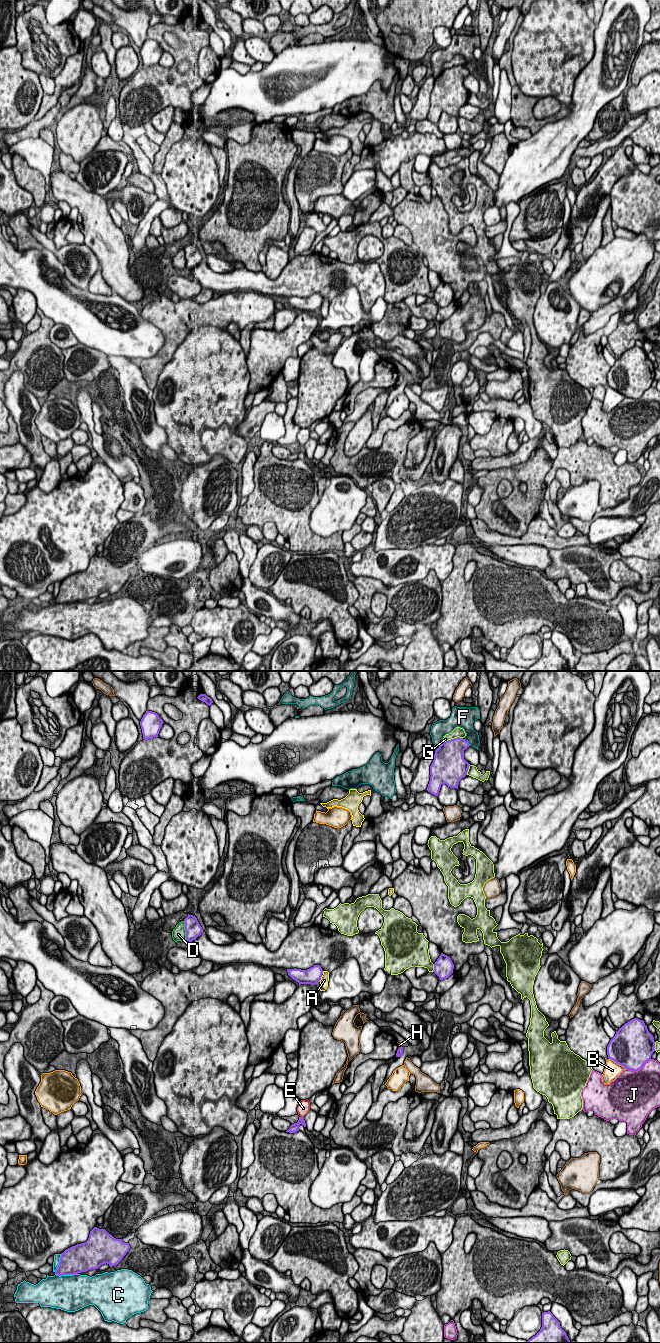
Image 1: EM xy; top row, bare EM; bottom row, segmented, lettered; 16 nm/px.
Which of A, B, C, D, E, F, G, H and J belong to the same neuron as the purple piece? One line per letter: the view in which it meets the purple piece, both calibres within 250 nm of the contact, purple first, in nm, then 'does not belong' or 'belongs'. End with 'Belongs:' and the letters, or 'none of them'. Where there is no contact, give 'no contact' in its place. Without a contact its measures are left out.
A: xy | 260/130 nm | does not belong
B: xy | 500/260 nm | does not belong
C: xy | 420/480 nm | does not belong
D: xy | 260/220 nm | does not belong
E: xy | 130/200 nm | does not belong
F: xy | 480/240 nm | does not belong
G: xy | 440/160 nm | does not belong
H: xy | 100/60 nm | does not belong
J: xy | 480/480 nm | does not belong
Belongs: none of them

